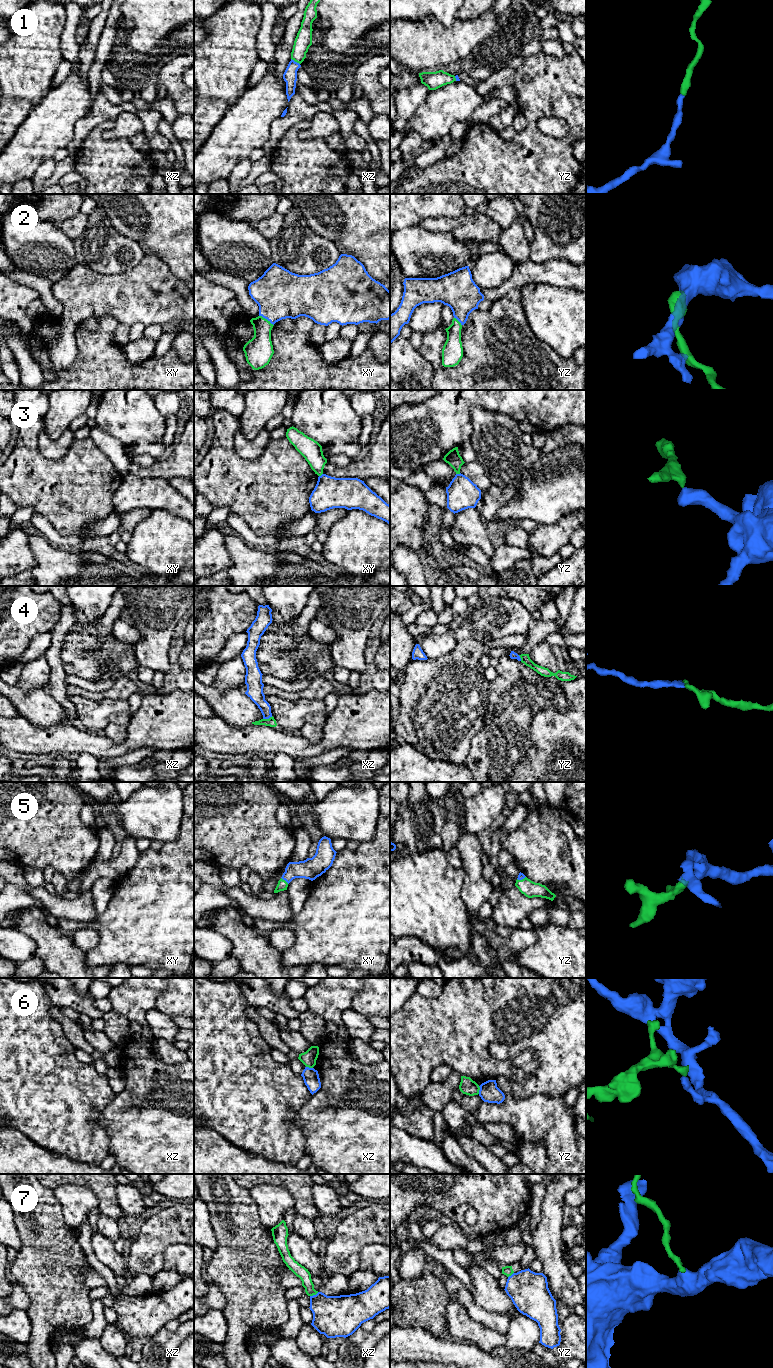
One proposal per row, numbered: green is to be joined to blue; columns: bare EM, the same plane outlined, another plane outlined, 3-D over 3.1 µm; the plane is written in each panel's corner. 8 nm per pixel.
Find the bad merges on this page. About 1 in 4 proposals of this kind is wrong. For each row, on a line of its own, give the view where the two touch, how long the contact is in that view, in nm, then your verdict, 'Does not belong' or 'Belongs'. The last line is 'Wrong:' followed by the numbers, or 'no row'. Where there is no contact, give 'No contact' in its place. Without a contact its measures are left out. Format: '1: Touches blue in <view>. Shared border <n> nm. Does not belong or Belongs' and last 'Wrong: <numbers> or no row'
1: Touches blue in xz. Shared border 90 nm. Belongs
2: Touches blue in xy. Shared border 150 nm. Belongs
3: Touches blue in yz. Shared border 40 nm. Does not belong
4: Touches blue in xz. Shared border 80 nm. Belongs
5: Touches blue in xy. Shared border 80 nm. Belongs
6: Touches blue in yz. Shared border 60 nm. Does not belong
7: Touches blue in xz. Shared border 80 nm. Does not belong
Wrong: 3, 6, 7

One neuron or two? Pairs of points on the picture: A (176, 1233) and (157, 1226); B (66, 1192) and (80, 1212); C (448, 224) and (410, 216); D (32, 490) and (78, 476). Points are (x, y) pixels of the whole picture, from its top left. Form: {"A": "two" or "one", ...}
{"A": "one", "B": "one", "C": "two", "D": "one"}

